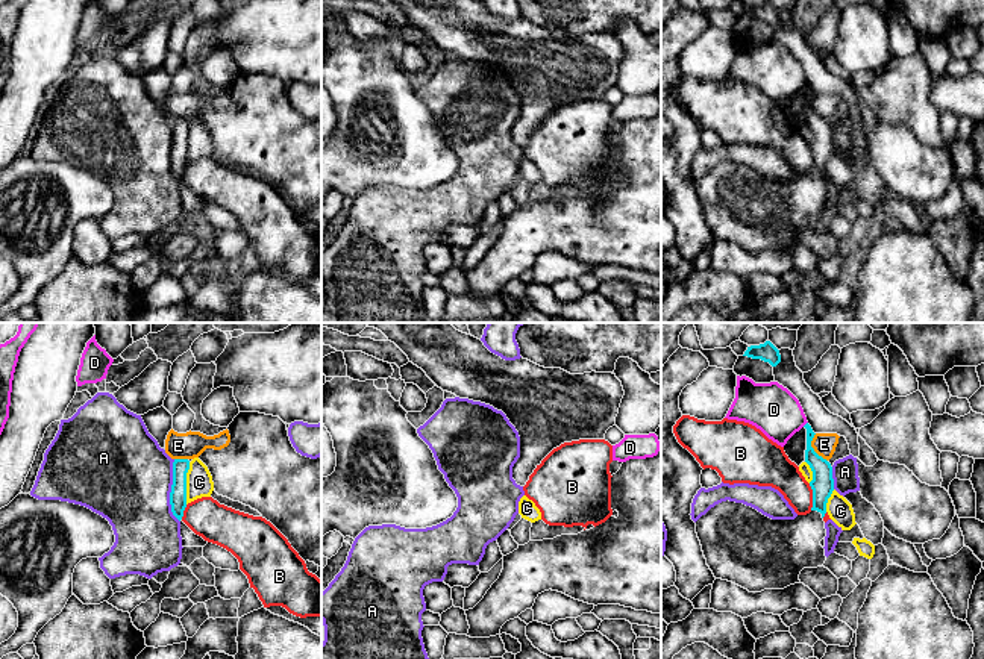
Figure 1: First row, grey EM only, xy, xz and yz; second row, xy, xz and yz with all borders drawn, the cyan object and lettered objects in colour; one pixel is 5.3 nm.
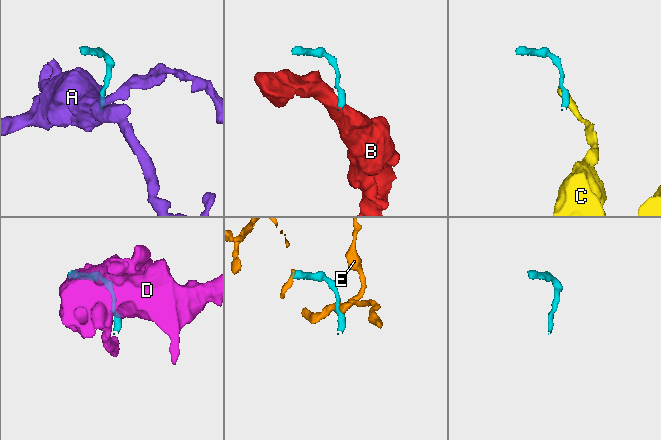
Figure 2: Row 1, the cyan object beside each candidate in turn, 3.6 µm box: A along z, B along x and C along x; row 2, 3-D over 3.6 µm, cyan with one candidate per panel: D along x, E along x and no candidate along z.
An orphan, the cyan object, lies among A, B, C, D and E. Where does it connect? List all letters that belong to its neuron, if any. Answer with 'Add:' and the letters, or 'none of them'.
Add: none of them

